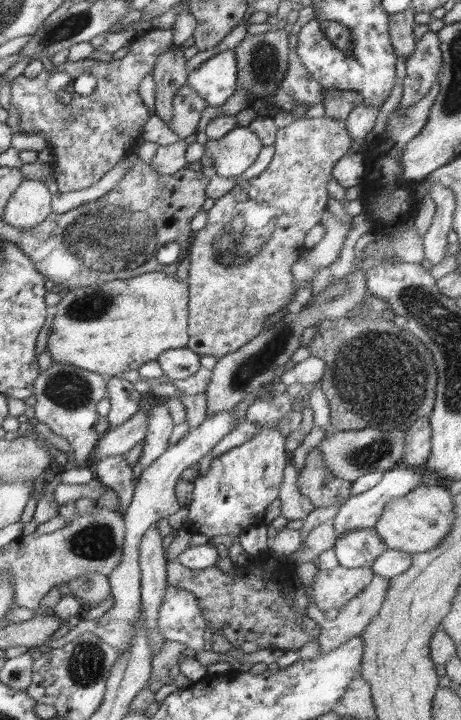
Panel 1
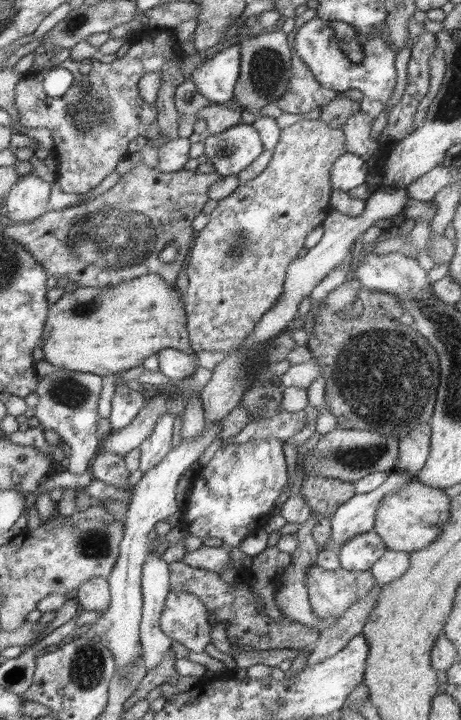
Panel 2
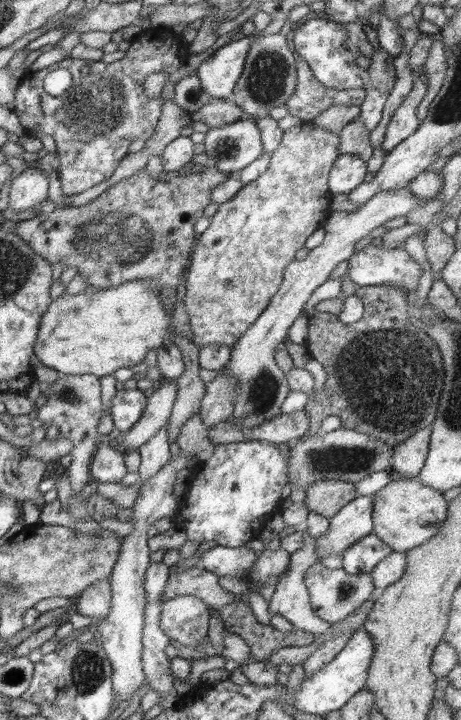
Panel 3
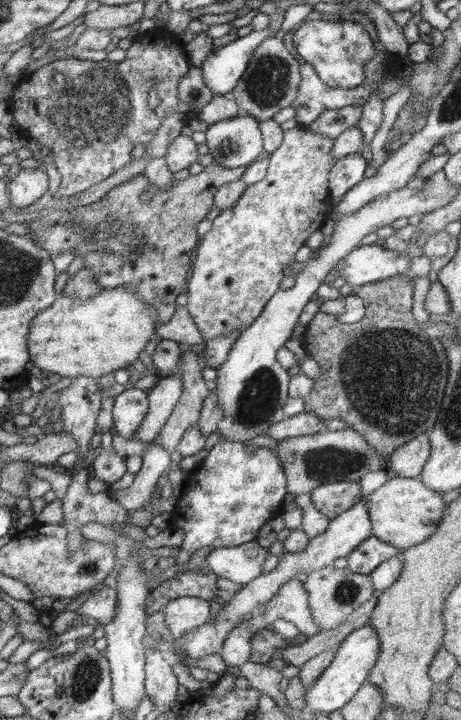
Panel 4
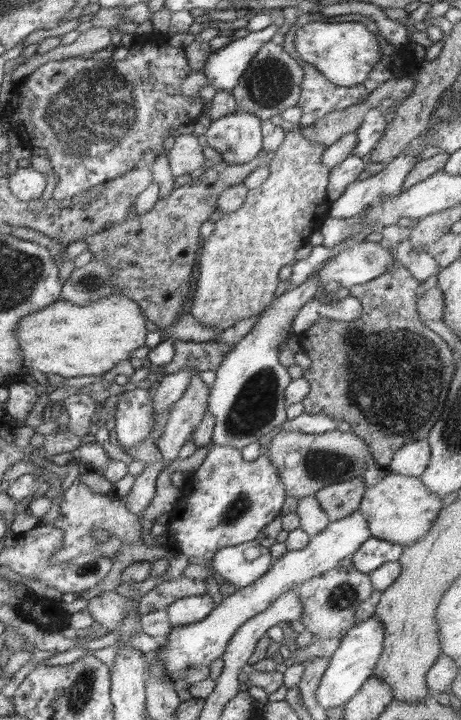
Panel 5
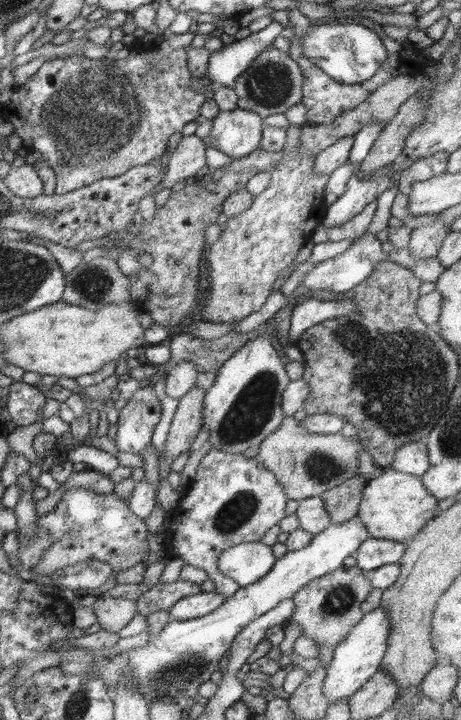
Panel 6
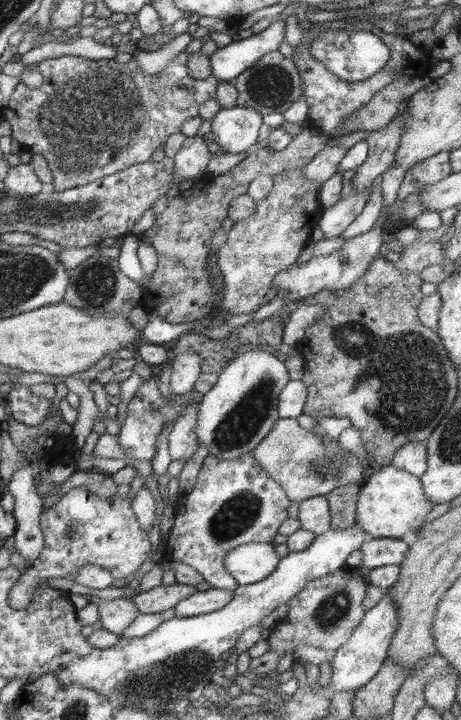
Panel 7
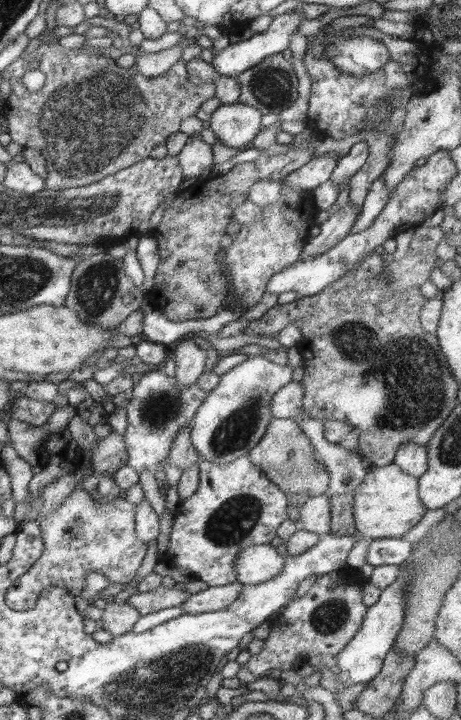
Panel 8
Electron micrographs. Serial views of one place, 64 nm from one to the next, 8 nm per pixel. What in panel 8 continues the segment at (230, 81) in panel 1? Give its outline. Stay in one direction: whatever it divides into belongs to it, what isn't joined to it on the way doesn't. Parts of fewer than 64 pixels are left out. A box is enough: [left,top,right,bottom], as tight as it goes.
[212,13,302,77]

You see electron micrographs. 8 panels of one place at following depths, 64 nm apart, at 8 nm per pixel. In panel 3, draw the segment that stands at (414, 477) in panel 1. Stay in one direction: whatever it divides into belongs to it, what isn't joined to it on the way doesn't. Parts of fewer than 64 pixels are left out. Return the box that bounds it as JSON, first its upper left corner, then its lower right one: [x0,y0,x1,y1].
[315,494,375,562]

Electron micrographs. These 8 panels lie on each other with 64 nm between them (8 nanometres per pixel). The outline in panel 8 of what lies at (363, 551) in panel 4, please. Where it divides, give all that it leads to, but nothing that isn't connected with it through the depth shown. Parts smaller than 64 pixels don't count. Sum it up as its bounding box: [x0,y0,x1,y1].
[367,538,416,566]

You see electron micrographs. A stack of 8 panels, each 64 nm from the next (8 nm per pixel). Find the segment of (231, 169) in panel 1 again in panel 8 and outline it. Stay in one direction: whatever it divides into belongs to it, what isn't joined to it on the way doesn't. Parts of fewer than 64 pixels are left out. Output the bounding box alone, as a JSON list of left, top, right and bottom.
[210,103,262,150]

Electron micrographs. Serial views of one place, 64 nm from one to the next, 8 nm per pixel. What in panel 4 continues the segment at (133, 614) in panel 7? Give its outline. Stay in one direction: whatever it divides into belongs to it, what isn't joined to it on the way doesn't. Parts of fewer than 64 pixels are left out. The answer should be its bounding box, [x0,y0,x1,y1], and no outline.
[76,585,117,624]

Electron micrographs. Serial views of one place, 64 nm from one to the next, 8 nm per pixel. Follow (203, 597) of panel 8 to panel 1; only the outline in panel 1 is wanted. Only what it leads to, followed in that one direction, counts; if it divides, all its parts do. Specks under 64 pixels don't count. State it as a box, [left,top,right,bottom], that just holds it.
[157,584,213,652]

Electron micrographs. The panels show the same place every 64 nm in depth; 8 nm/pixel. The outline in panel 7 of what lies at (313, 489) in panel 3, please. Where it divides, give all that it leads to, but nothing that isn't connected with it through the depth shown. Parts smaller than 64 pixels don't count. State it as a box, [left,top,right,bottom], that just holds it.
[324,482,361,528]

